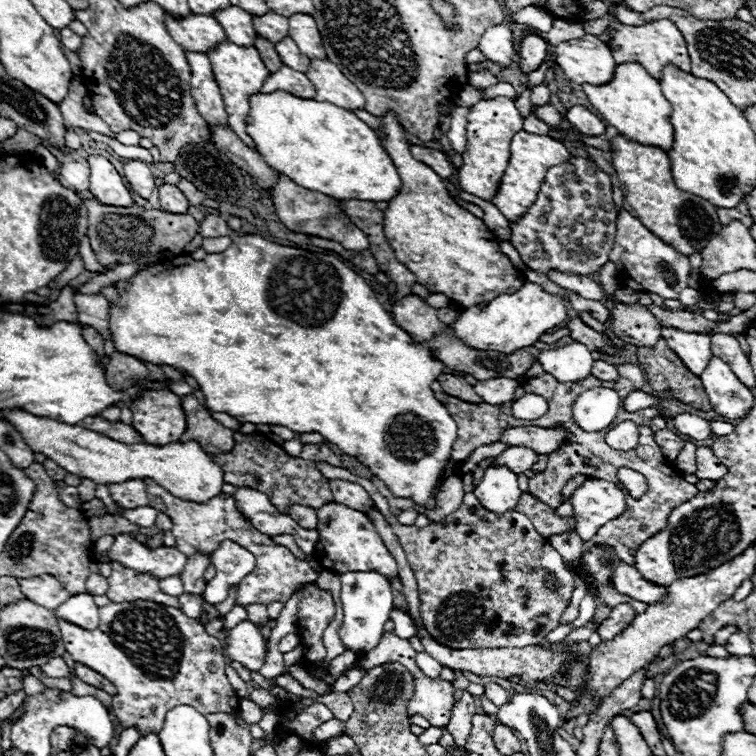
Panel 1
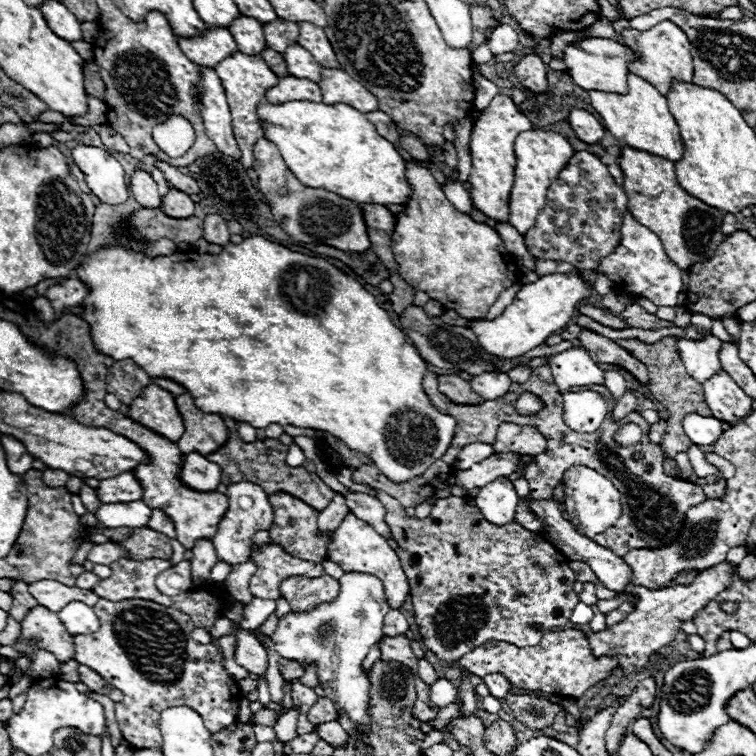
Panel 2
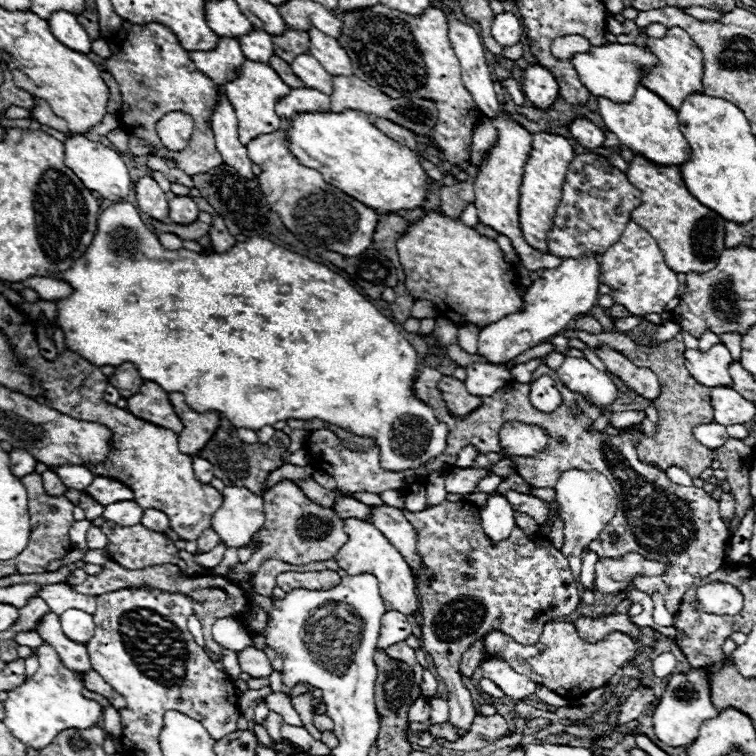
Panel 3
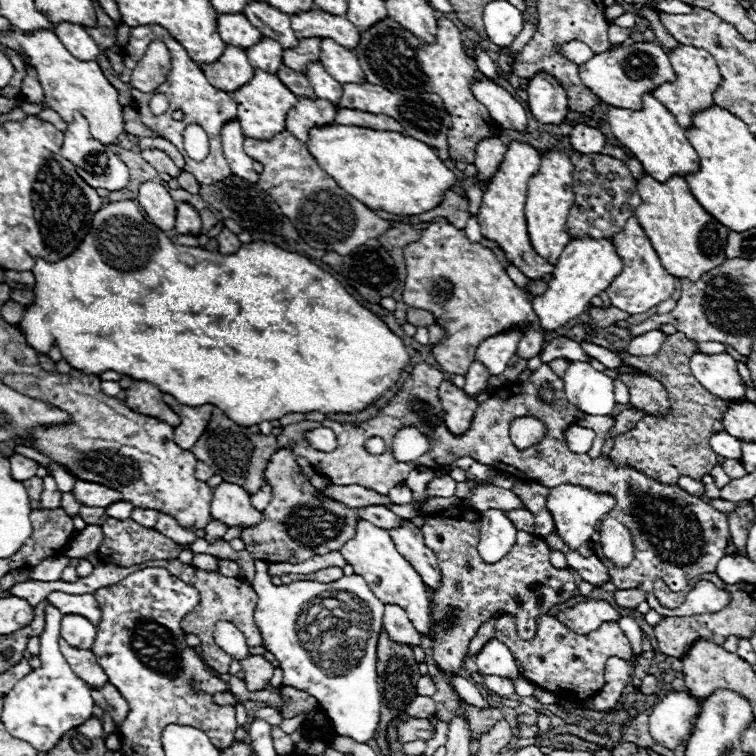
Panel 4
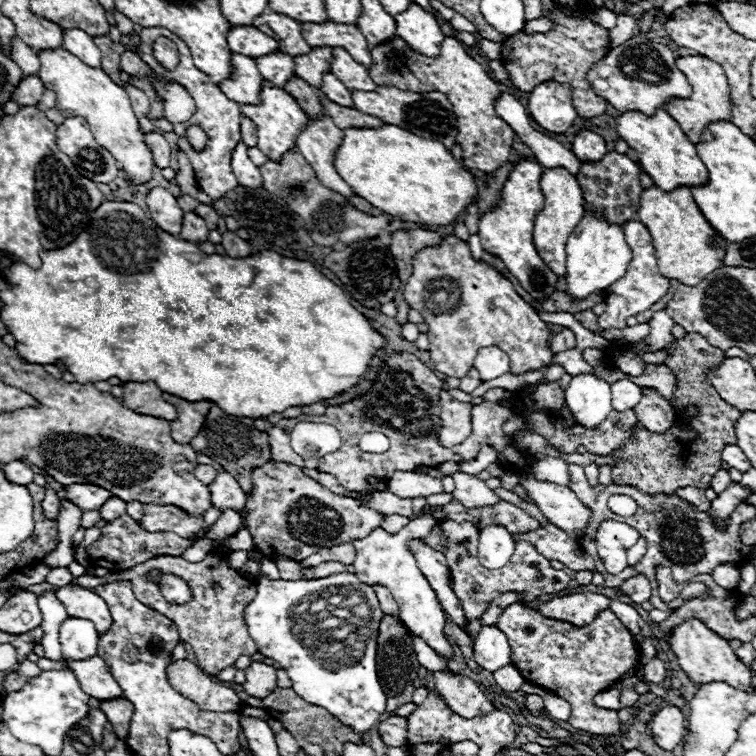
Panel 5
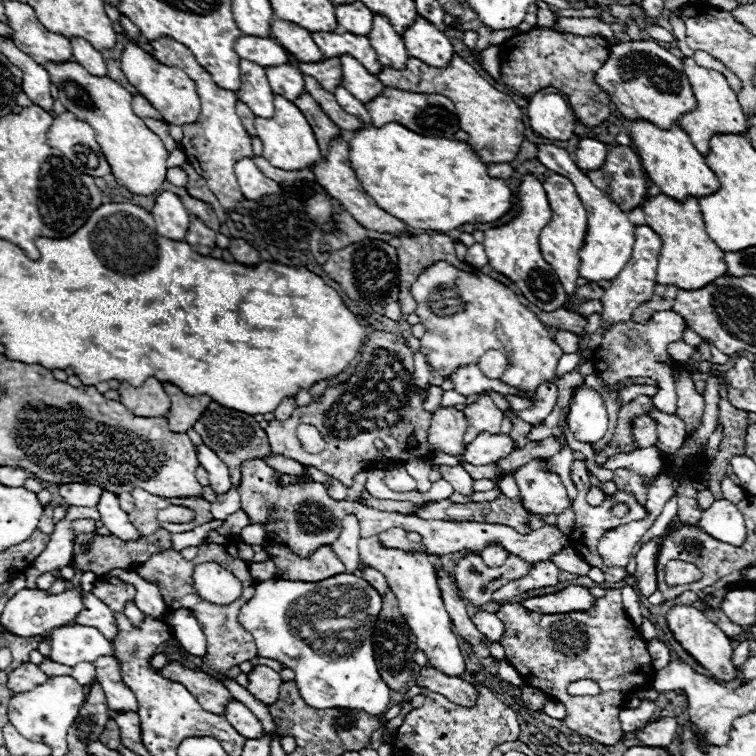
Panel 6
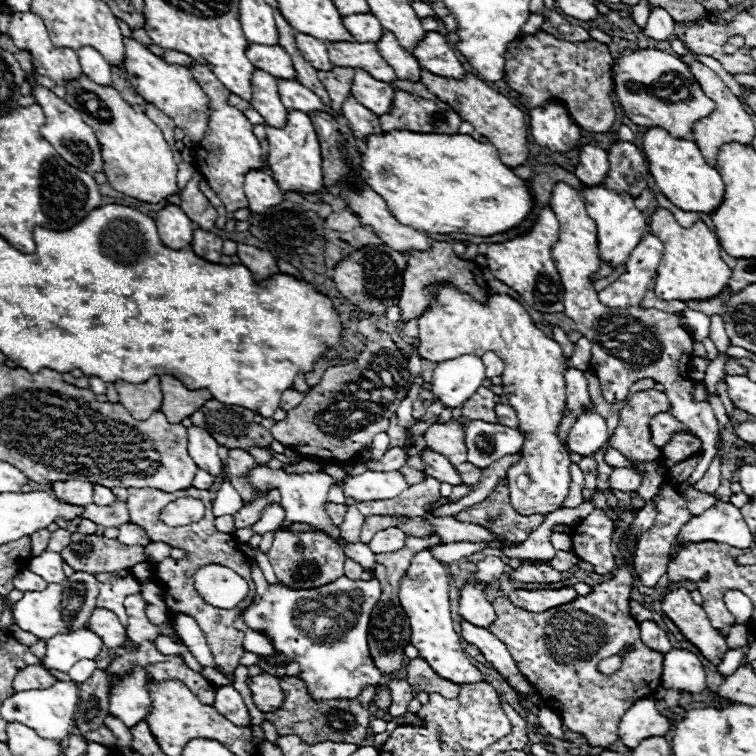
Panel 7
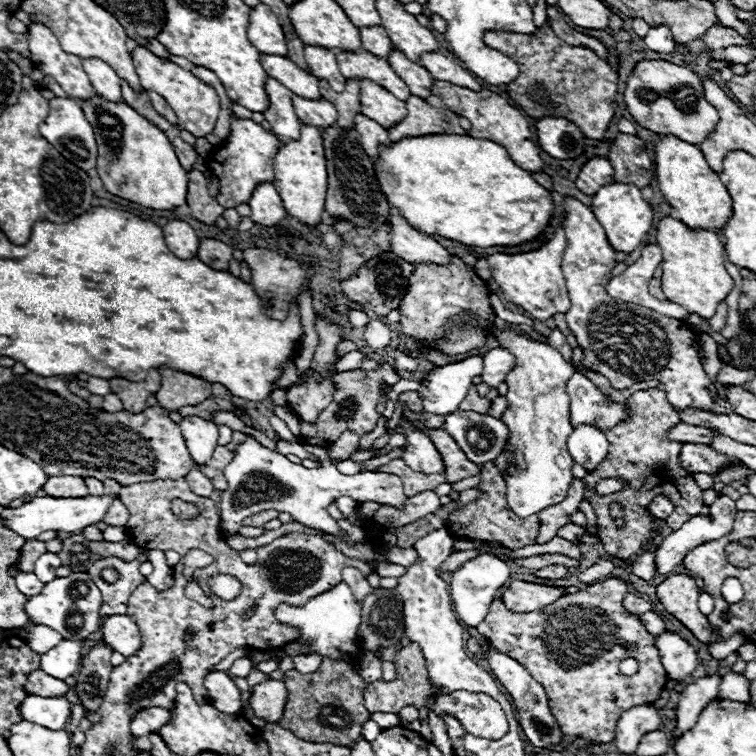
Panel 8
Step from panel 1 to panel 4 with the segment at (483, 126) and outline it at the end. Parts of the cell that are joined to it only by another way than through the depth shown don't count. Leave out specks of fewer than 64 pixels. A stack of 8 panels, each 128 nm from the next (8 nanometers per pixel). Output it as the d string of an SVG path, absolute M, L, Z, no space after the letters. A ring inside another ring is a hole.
M512 140L508 144L508 150L504 154L500 168L496 170L496 174L490 178L488 186L484 188L482 204L478 210L478 222L480 222L482 234L490 240L496 240L500 248L504 250L508 262L512 262L524 276L534 278L534 280L554 270L554 264L548 264L548 260L544 260L542 256L534 252L528 238L528 230L526 230L524 204L526 204L526 194L528 194L528 180L538 168L540 168L540 152L528 142Z

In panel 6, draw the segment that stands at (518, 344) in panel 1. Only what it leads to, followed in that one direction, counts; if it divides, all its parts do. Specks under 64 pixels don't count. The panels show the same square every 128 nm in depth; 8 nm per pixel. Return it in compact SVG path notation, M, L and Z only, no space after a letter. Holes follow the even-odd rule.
M538 144L538 160L552 172L562 174L570 178L570 182L576 186L576 192L588 212L588 228L584 236L584 244L578 250L580 266L578 274L580 278L588 282L600 282L600 280L614 280L624 264L632 256L632 246L634 246L634 224L628 220L628 212L622 212L612 200L608 200L600 188L596 188L590 178L576 166L576 162L570 158L570 154L564 148L558 148L554 144ZM488 350L480 360L478 360L478 368L484 372L484 376L488 378L500 378L504 374L506 368L506 356L498 350Z

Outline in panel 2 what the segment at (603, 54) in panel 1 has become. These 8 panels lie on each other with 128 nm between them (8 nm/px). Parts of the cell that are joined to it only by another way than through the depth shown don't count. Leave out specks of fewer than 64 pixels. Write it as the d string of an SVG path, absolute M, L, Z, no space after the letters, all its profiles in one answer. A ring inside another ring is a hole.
M586 38L578 44L570 44L564 52L566 72L584 90L602 90L602 92L618 92L618 94L626 92L628 90L626 86L628 60L634 60L634 52L608 38Z

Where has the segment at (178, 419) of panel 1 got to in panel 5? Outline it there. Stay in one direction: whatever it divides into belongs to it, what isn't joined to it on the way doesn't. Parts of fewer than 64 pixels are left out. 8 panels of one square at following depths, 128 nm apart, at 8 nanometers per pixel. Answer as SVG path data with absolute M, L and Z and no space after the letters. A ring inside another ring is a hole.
M126 382L122 404L138 414L164 420L176 420L176 408L162 398L162 390L154 382Z

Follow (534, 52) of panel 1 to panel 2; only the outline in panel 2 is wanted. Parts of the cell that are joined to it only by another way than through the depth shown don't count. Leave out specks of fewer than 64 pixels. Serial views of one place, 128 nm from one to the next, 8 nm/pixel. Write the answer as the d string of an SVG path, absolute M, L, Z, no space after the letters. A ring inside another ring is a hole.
M526 54L522 56L514 66L514 76L518 82L532 90L532 92L544 92L548 88L546 84L546 64L538 54Z

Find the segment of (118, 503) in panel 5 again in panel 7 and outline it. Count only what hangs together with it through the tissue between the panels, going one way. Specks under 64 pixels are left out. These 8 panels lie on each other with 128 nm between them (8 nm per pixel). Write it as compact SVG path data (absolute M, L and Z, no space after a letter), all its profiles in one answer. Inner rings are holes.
M98 484L94 486L94 504L98 504L98 506L110 506L114 502L116 502L116 496L112 494L110 488L98 486ZM126 522L126 524L120 524L118 530L120 530L120 532L118 532L118 540L120 540L120 542L126 542L126 544L140 544L140 546L150 544L146 532L144 532L142 528L138 528L136 524Z

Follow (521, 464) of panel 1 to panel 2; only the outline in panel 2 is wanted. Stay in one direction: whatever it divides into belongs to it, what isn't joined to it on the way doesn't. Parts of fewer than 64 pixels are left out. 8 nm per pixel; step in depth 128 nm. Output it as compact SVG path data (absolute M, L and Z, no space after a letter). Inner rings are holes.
M500 452L500 456L492 454L490 458L486 458L480 464L474 464L470 470L458 470L452 476L452 484L454 486L464 486L466 490L470 488L482 488L484 484L496 480L498 476L510 476L512 472L516 472L520 464L520 456L516 456L514 452Z

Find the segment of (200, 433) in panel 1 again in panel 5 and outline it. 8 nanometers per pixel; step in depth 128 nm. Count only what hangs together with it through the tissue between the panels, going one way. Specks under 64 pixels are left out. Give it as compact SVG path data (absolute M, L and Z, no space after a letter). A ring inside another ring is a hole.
M164 392L164 400L168 400L178 412L178 418L170 422L172 438L178 444L190 444L190 440L200 432L200 428L202 428L202 424L206 420L206 414L208 414L212 404L206 402L206 400L188 402L188 400L182 400L182 398L172 396L168 392Z

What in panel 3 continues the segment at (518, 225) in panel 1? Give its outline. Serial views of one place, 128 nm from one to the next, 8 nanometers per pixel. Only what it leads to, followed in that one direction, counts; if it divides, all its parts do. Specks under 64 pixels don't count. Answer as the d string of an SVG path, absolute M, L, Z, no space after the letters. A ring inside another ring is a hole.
M592 152L578 154L568 166L562 184L562 198L552 220L552 228L546 236L548 254L560 258L576 258L586 254L600 256L620 238L626 222L630 220L630 212L638 204L640 192L628 182L626 174L608 162L608 158Z

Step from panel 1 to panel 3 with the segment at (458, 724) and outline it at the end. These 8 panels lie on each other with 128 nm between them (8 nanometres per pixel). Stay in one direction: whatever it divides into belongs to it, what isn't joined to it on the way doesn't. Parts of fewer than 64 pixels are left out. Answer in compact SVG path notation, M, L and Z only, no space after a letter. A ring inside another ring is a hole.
M478 640L478 644L472 644L472 648L468 648L462 656L462 662L460 662L460 674L464 678L472 678L474 670L478 668L480 664L480 656L482 656L482 650L484 650L484 644L482 640Z

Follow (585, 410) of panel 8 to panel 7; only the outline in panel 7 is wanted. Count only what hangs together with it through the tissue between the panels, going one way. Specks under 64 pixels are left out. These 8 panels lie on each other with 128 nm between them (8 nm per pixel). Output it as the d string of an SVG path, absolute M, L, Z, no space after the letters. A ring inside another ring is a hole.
M568 368L564 378L566 378L566 406L564 406L564 420L556 434L560 436L560 442L564 444L564 448L568 450L568 442L566 442L568 432L570 432L572 424L576 422L576 416L582 412L582 406L590 402L590 396L588 396L586 378L584 378L582 370Z

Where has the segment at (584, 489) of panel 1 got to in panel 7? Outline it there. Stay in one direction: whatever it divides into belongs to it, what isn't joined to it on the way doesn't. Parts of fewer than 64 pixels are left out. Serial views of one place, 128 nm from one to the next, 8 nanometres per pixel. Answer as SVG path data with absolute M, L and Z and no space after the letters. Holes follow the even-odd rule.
M448 282L430 284L424 292L434 298L418 318L418 352L424 360L440 364L462 354L481 357L488 350L494 350L504 360L502 390L518 414L520 430L528 432L522 446L524 456L508 470L512 506L522 516L560 510L570 490L570 456L556 436L556 426L562 420L566 402L564 372L568 370L560 344L538 330L524 306L508 294L490 292L486 302L476 302Z

